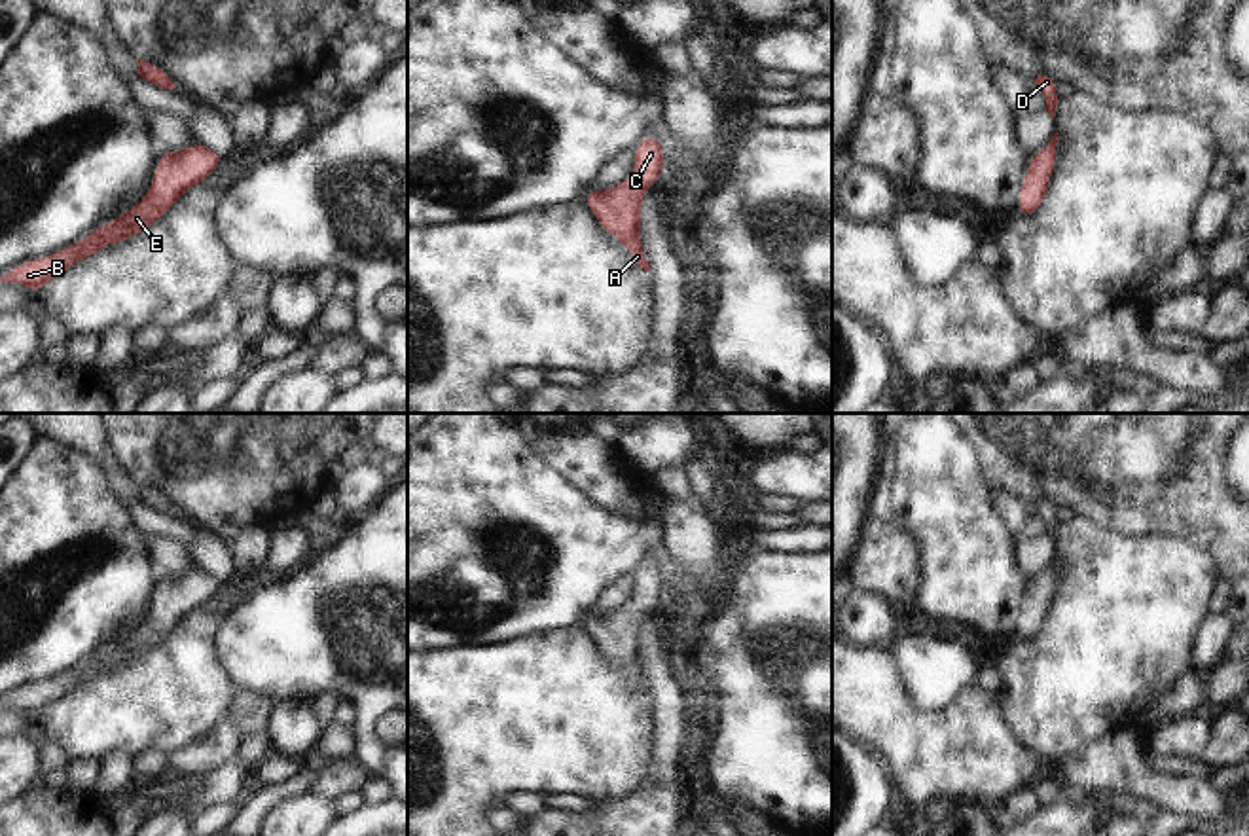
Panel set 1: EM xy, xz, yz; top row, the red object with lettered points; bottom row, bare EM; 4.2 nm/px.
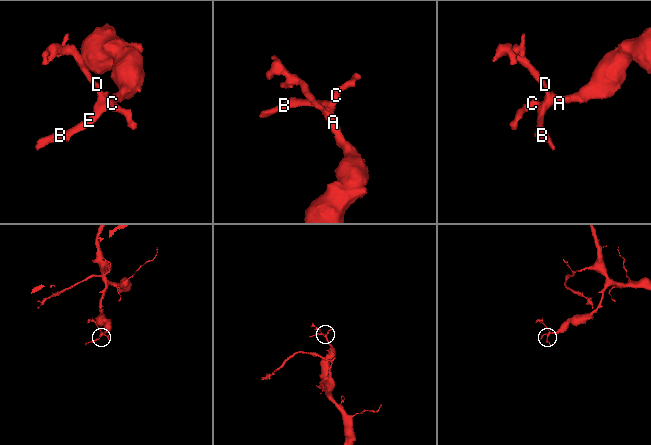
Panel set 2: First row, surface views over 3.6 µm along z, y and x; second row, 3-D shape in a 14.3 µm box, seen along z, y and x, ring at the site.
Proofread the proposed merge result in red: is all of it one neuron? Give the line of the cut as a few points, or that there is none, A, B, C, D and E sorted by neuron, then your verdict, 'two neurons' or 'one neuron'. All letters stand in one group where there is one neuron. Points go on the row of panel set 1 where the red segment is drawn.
cut none; groups A B C D E; one neuron

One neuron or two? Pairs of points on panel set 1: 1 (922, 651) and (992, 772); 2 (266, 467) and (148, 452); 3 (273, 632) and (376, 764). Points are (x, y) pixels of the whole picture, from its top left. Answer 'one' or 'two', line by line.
1: two
2: one
3: one

